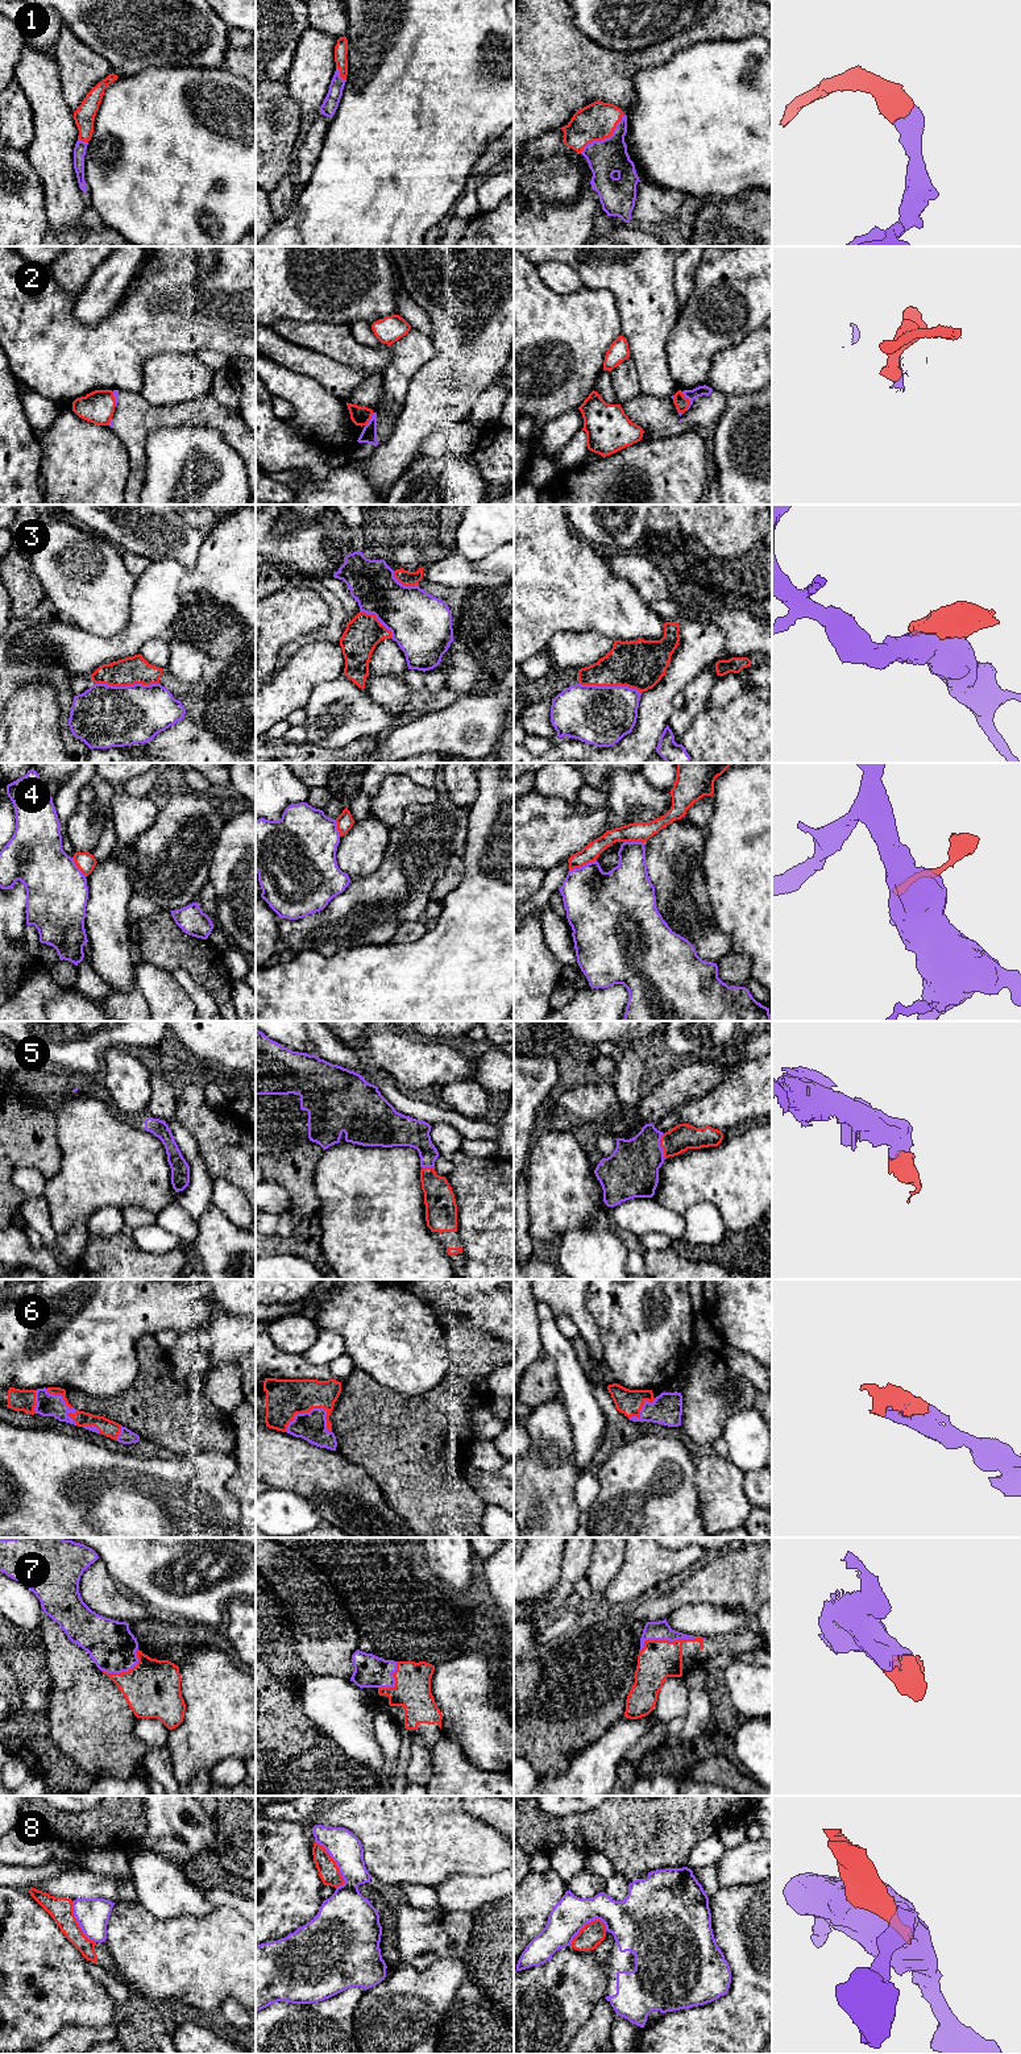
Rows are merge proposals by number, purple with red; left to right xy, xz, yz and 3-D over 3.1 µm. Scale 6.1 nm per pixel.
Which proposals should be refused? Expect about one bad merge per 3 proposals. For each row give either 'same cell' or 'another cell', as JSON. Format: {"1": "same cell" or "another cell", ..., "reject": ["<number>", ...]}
{"1": "same cell", "2": "another cell", "3": "another cell", "4": "another cell", "5": "same cell", "6": "same cell", "7": "same cell", "8": "another cell", "reject": ["2", "3", "4", "8"]}

